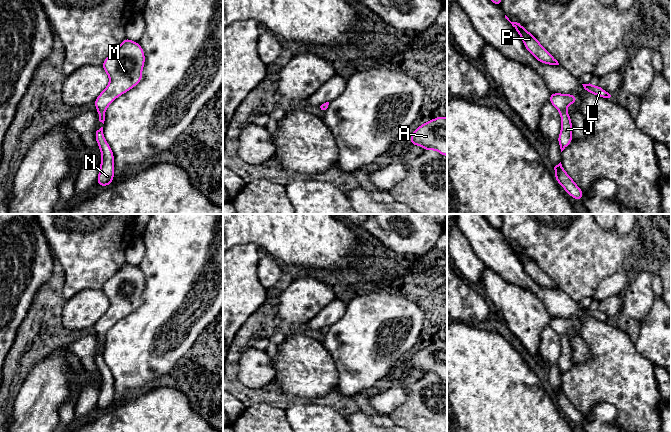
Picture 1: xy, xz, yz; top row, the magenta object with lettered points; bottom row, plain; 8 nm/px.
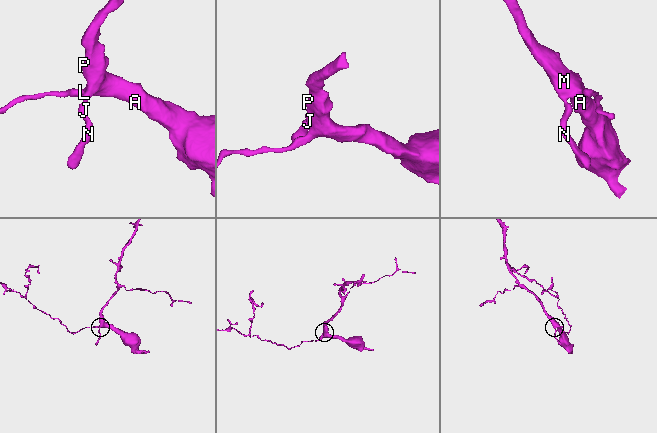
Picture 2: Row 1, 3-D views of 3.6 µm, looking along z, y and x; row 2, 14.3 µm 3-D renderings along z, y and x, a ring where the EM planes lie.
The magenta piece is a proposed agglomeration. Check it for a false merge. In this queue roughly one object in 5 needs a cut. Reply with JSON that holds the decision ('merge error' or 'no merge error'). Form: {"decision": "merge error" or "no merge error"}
{"decision": "no merge error"}

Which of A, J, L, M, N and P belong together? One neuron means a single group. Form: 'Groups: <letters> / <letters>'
Groups: A J L M N P

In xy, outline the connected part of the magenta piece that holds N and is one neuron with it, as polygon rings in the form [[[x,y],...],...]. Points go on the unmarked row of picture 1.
[[[103,351],[95,357],[95,363],[102,378],[102,385],[96,407],[102,411],[113,407],[114,401],[114,379],[110,369],[106,366],[103,358]]]

